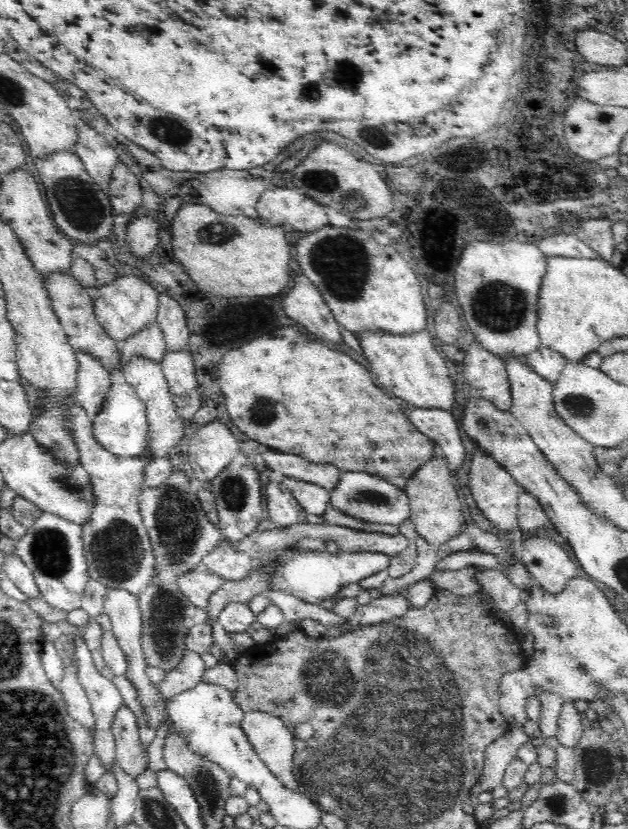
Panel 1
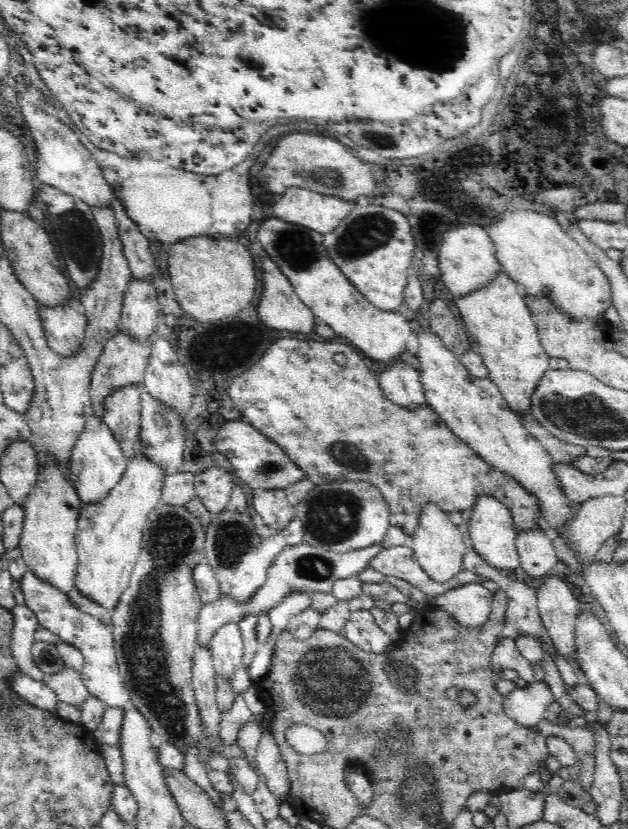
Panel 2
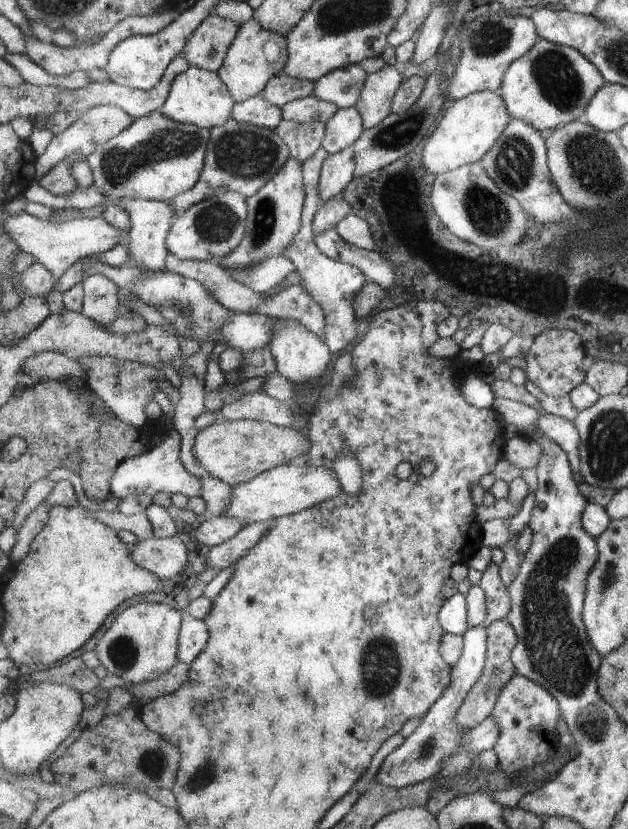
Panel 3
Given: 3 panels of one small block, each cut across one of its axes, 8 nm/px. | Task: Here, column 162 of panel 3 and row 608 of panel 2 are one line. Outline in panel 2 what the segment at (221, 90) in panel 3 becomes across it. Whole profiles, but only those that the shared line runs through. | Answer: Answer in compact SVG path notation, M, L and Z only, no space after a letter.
M136 450L127 460L122 478L105 497L83 505L77 524L78 568L75 585L88 597L112 610L130 584L132 570L142 550L143 529L148 514L162 504L167 470L155 464L145 452Z

